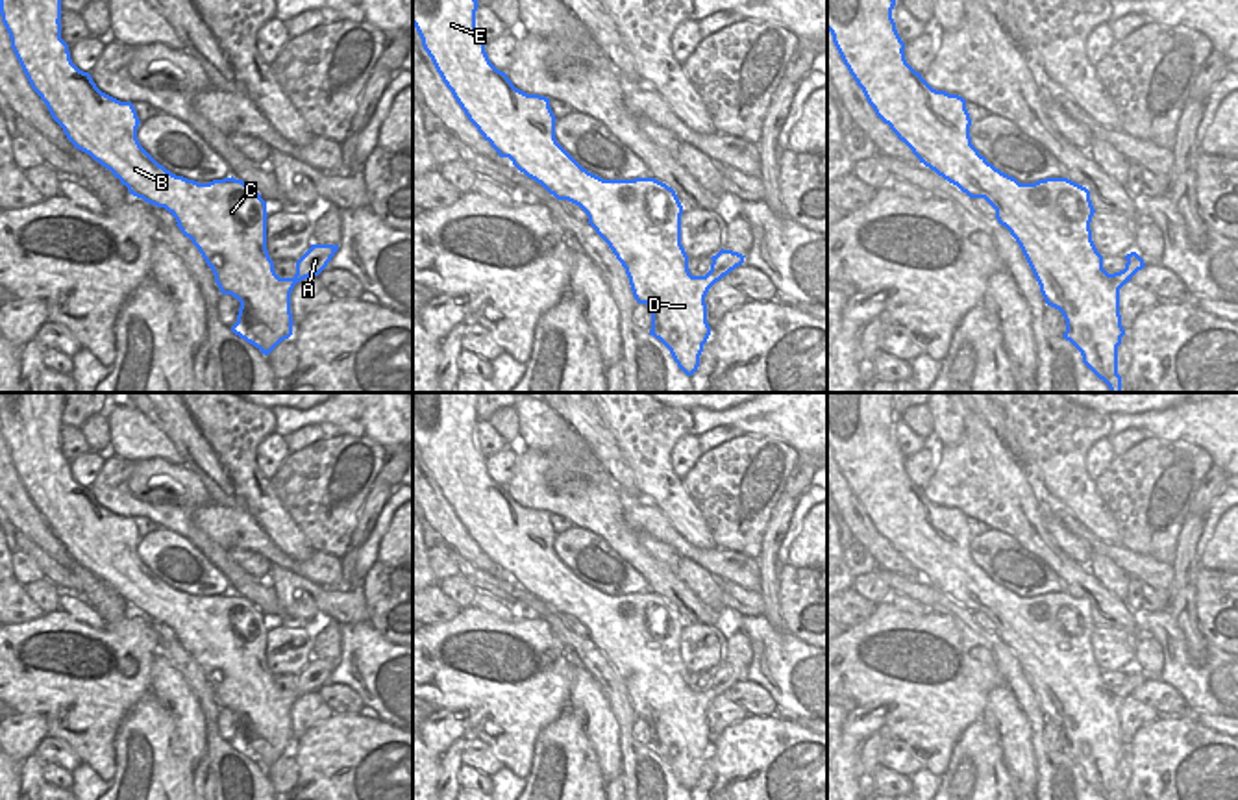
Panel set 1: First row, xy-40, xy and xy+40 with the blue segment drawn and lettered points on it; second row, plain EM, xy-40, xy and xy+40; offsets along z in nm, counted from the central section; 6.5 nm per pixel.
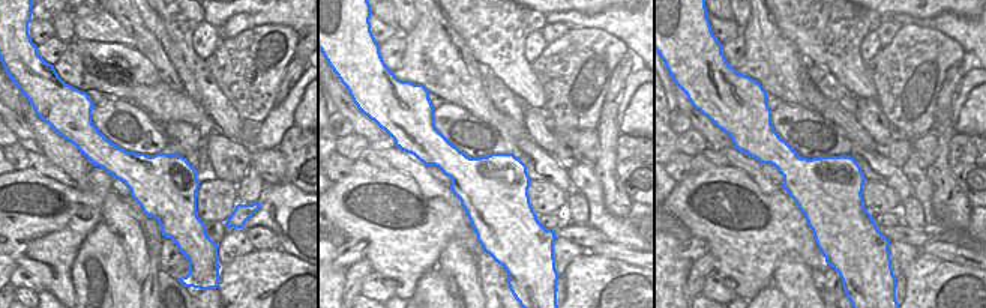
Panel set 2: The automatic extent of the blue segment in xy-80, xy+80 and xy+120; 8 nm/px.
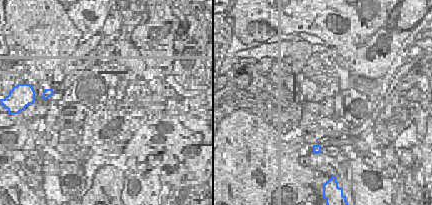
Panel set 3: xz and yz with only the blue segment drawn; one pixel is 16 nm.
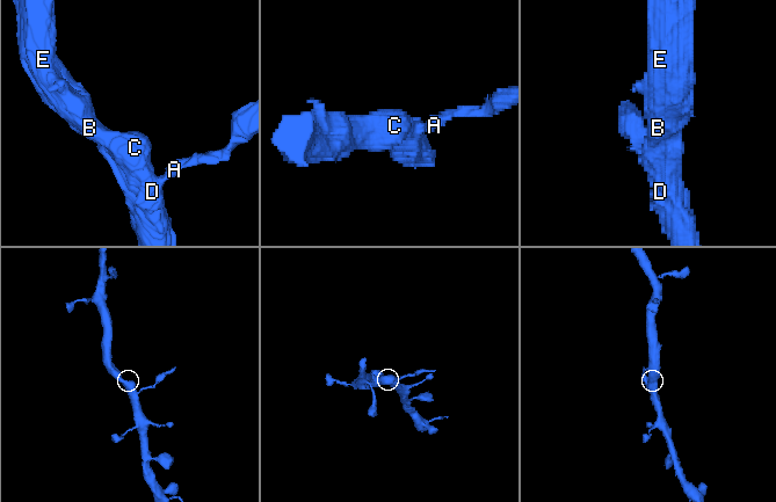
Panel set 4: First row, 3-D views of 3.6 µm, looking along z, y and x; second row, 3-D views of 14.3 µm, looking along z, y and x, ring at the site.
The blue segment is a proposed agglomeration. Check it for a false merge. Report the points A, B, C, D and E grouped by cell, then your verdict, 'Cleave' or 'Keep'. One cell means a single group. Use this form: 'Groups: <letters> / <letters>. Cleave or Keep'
Groups: A / B C D E. Cleave.

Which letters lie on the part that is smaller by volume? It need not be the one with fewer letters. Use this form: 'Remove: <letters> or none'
Remove: A.

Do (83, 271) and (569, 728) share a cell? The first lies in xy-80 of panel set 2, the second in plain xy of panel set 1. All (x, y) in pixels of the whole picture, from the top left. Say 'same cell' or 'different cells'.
same cell

